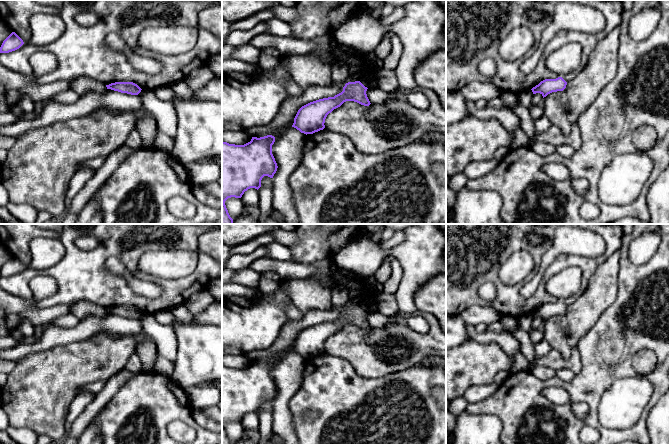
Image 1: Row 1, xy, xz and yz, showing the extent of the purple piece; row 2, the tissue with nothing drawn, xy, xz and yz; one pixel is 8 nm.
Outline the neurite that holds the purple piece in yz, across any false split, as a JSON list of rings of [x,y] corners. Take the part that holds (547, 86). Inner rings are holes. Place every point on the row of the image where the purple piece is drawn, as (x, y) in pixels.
[[[558,77],[556,79],[545,79],[531,90],[533,94],[540,93],[544,98],[552,92],[563,91],[566,85],[567,82],[562,77]]]

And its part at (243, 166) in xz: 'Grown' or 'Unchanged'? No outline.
Unchanged

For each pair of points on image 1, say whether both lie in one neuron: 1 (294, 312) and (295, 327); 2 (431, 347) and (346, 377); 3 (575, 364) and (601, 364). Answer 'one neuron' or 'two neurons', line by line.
1: two neurons
2: two neurons
3: two neurons

